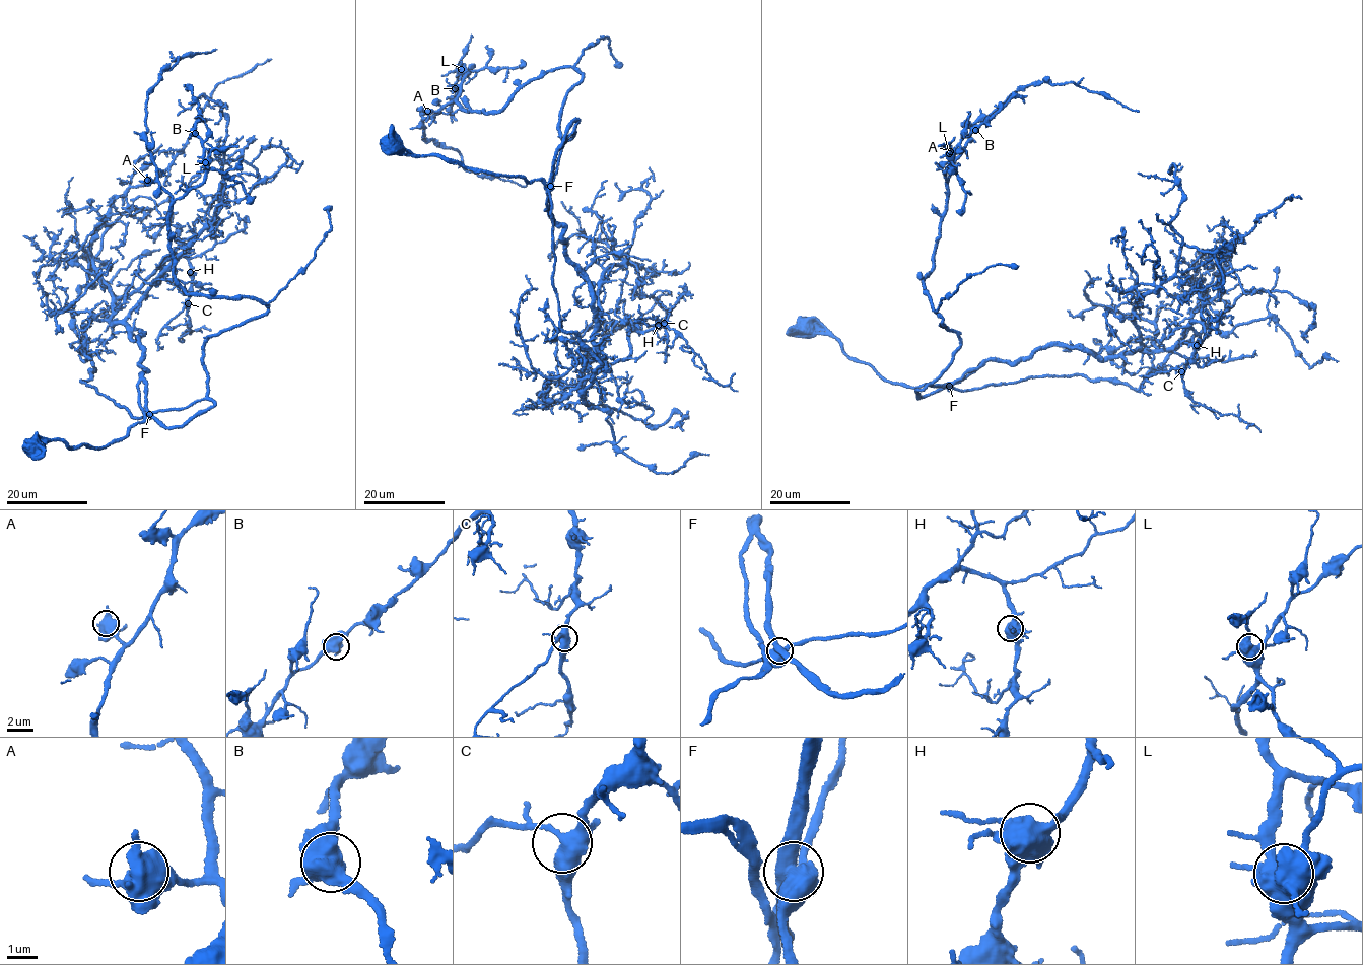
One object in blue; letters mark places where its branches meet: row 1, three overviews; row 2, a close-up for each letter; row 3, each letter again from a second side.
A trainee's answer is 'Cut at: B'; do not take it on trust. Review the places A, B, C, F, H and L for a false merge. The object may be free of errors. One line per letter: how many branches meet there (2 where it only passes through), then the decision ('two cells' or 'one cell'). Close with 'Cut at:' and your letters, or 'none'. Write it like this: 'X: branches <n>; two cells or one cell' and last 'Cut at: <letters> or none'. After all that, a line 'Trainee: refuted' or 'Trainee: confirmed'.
A: branches 4; one cell
B: branches 3; one cell
C: branches 4; one cell
F: branches 4; one cell
H: branches 4; one cell
L: branches 4; one cell
Cut at: none
Trainee: refuted

